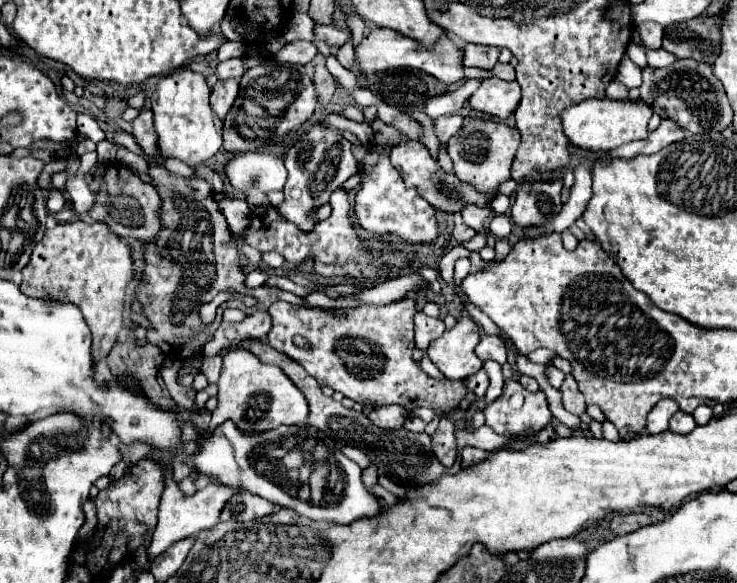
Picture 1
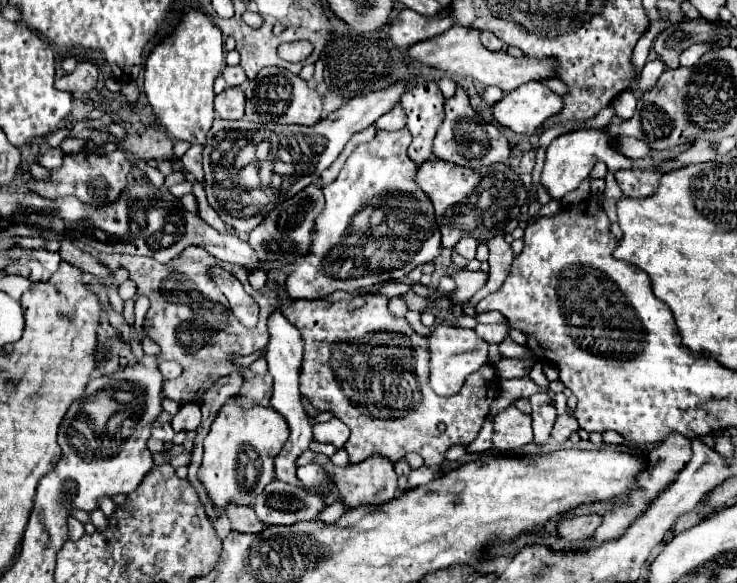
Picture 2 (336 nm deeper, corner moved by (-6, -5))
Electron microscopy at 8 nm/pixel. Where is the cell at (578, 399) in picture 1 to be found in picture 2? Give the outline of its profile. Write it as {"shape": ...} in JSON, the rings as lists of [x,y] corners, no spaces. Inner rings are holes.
{"shape":[[[506,338],[498,348],[500,348],[500,352],[502,352],[504,358],[508,358],[508,356],[512,356],[512,358],[524,358],[530,352],[526,346],[516,344],[512,338]]]}

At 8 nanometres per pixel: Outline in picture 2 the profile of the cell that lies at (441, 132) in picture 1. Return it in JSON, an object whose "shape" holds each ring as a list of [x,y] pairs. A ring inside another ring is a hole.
{"shape":[[[422,82],[406,90],[400,102],[408,116],[406,126],[414,138],[408,154],[416,164],[422,164],[432,158],[432,140],[444,118],[442,92],[436,82]]]}

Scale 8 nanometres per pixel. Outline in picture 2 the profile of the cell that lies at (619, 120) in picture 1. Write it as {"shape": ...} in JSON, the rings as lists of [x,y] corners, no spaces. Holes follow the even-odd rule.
{"shape":[[[606,128],[574,130],[568,134],[562,134],[562,136],[554,138],[546,150],[546,162],[544,162],[540,182],[548,188],[548,192],[554,200],[560,200],[564,194],[576,190],[588,178],[592,166],[598,160],[602,160],[608,166],[608,172],[612,172],[612,174],[616,174],[620,170],[632,170],[632,160],[614,148],[614,138]]]}

